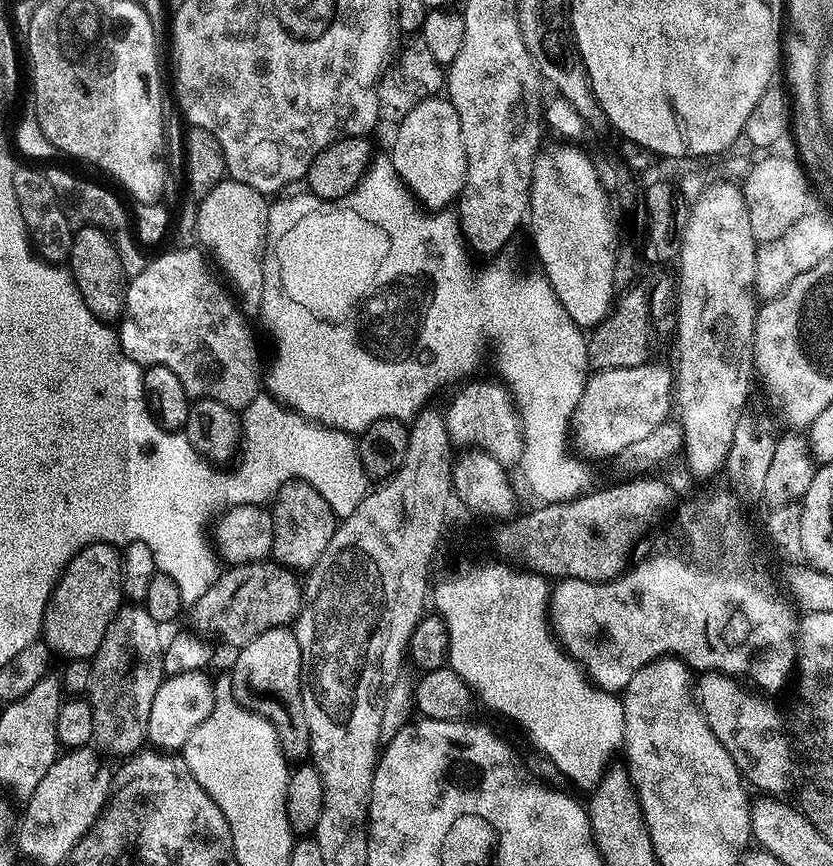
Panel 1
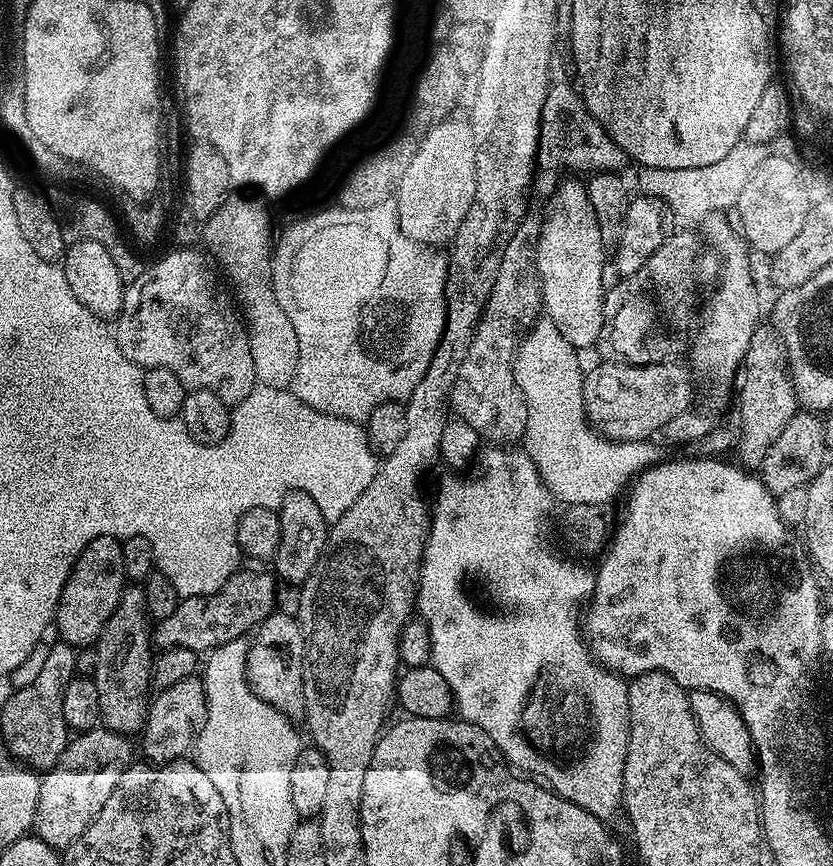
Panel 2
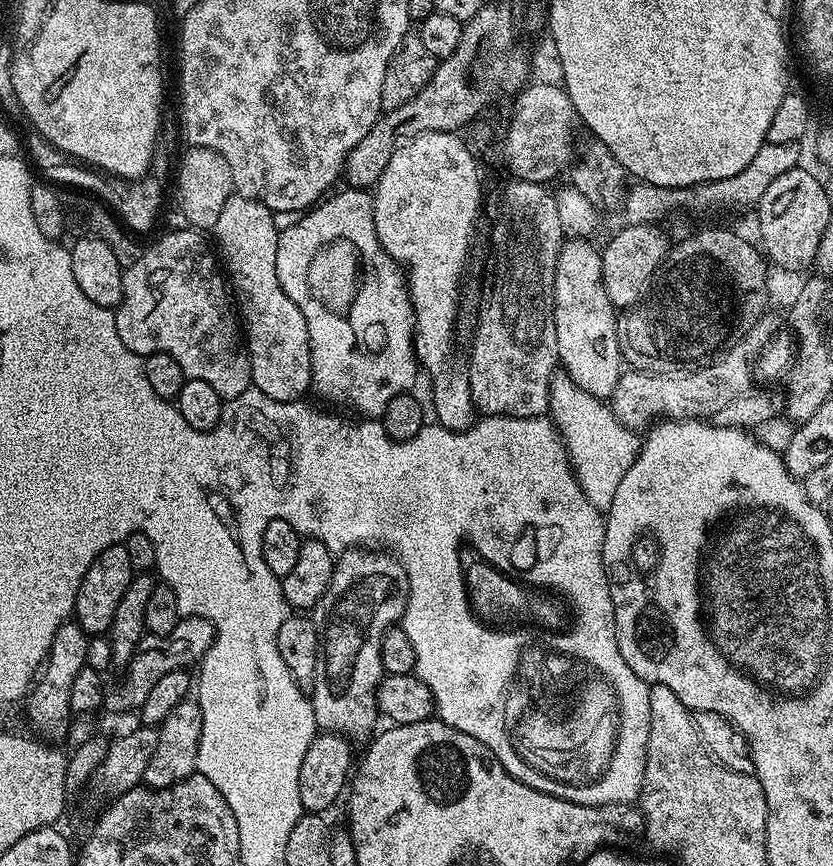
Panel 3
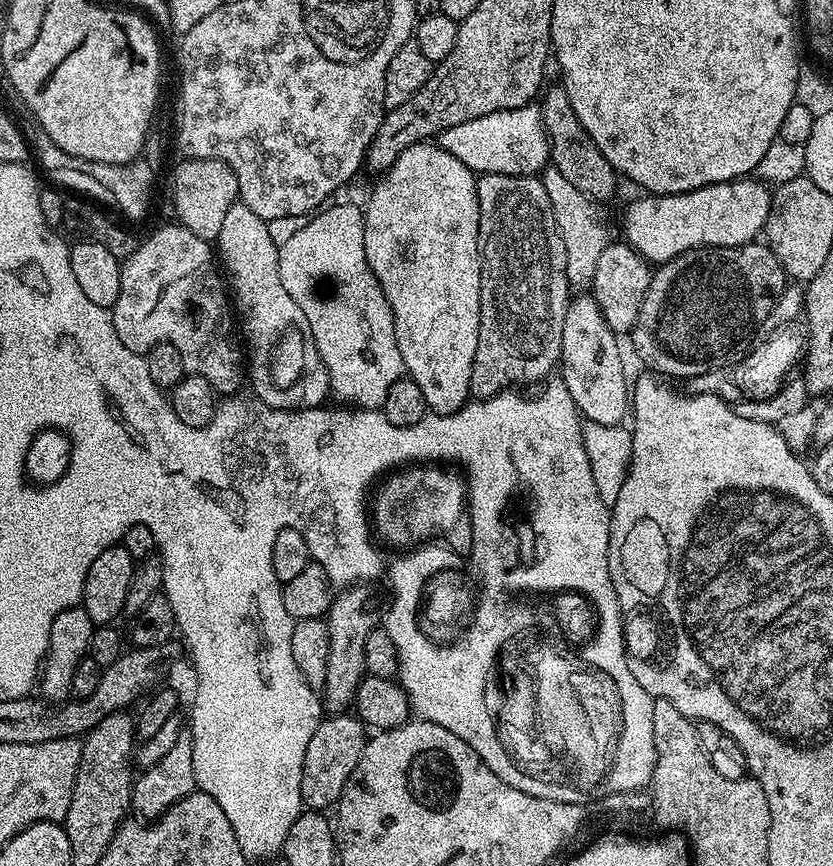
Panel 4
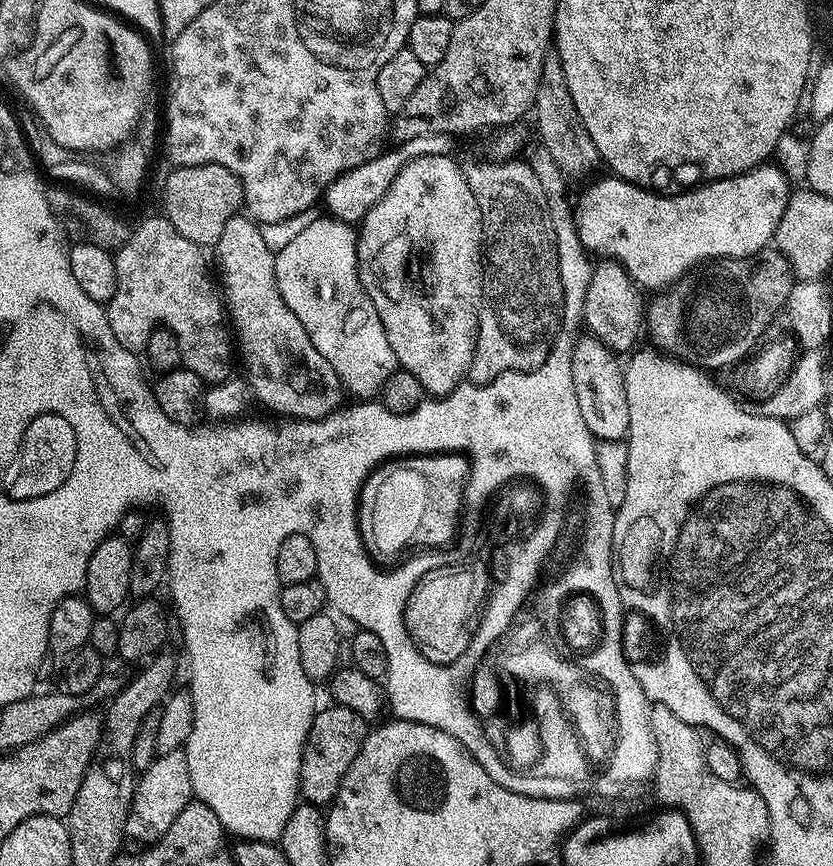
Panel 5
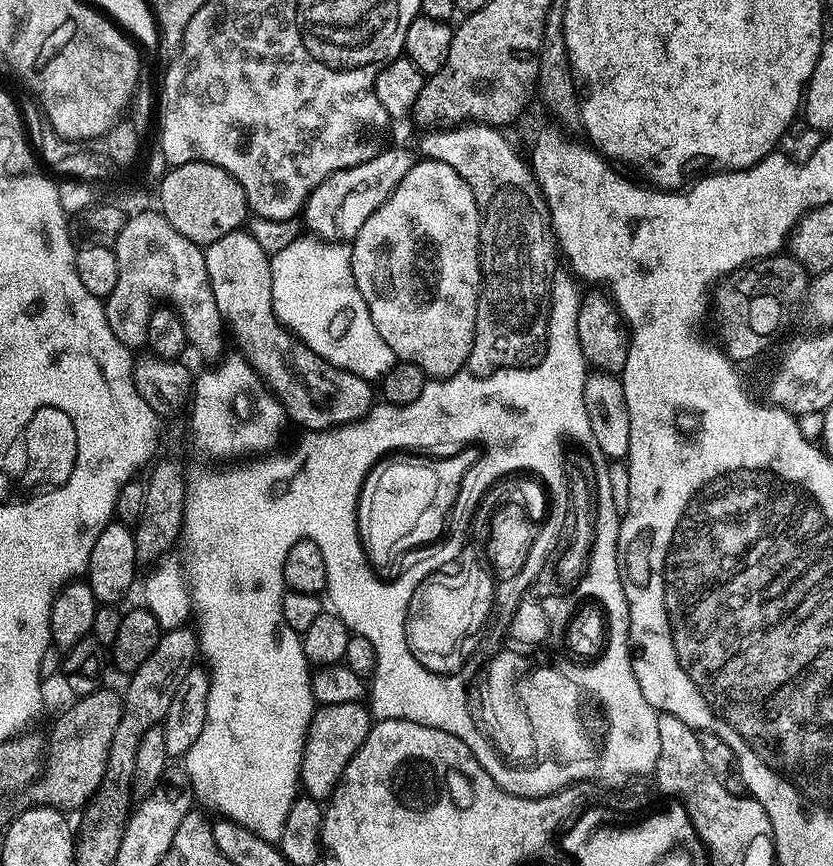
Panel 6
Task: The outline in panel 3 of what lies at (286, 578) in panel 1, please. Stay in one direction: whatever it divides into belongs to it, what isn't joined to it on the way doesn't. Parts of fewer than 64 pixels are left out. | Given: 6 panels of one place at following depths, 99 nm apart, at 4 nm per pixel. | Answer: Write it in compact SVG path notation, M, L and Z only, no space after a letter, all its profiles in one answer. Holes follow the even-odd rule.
M185 616L180 619L170 630L170 634L165 636L149 636L145 634L138 642L130 662L126 665L128 672L124 680L120 680L116 685L107 689L104 697L104 708L112 712L128 712L139 710L146 702L146 697L150 695L150 690L162 674L170 674L179 668L188 670L199 665L204 655L210 650L212 640L216 636L216 629L208 620L203 620L200 616Z

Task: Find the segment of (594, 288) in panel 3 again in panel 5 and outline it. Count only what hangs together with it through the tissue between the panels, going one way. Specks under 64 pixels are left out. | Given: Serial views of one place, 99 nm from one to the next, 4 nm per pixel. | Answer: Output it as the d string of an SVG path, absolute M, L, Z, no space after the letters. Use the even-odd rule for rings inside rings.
M584 338L576 345L574 352L574 390L578 394L578 410L582 410L582 418L590 434L597 441L619 440L623 441L628 434L630 426L630 406L626 402L626 386L624 385L624 368L618 361L617 353L609 351L599 341Z

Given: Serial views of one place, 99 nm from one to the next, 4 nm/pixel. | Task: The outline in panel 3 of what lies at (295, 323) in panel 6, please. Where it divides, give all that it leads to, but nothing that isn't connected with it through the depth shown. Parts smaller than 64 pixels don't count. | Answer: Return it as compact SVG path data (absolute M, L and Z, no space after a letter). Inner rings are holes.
M364 190L347 191L340 192L337 196L329 195L323 202L317 203L311 210L305 211L299 218L293 219L296 221L288 229L285 227L281 231L276 269L278 270L278 282L282 282L282 290L286 290L288 297L304 310L306 330L312 339L312 383L315 391L320 391L332 404L345 404L348 408L357 408L360 411L357 413L363 414L365 417L380 418L383 417L386 406L394 397L413 387L411 384L416 380L416 372L418 376L416 348L412 345L414 331L412 299L408 296L406 277L400 265L386 255L383 246L378 242L372 213L372 196Z

